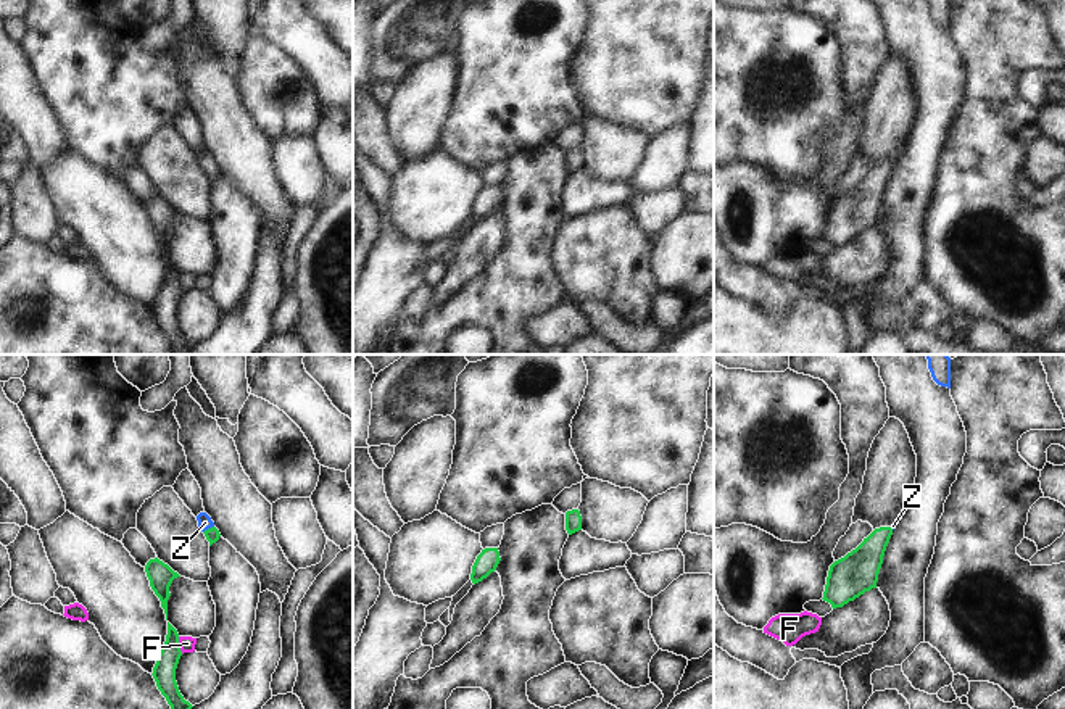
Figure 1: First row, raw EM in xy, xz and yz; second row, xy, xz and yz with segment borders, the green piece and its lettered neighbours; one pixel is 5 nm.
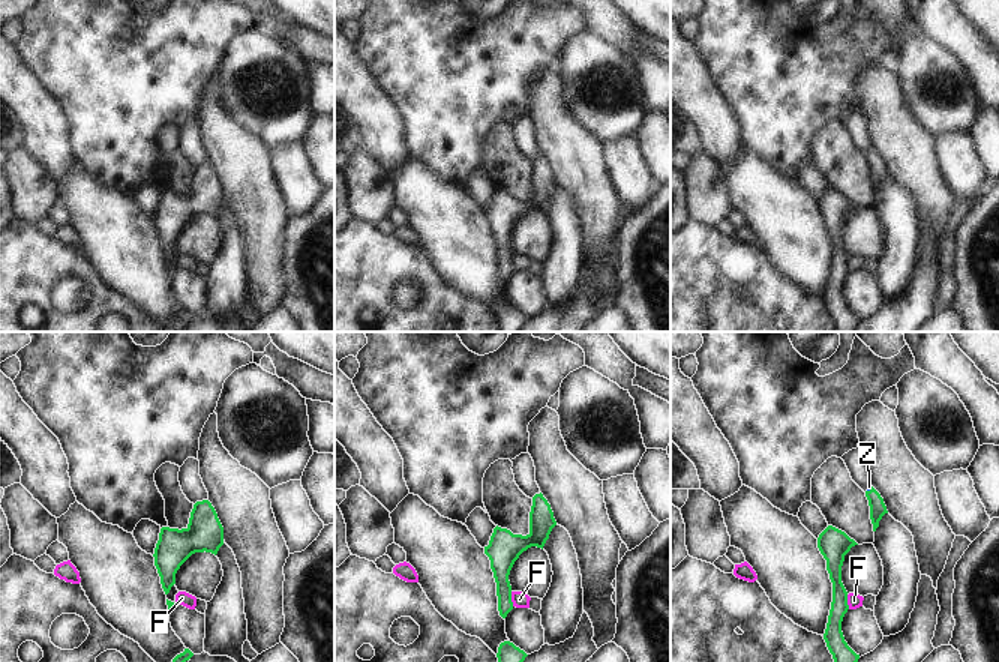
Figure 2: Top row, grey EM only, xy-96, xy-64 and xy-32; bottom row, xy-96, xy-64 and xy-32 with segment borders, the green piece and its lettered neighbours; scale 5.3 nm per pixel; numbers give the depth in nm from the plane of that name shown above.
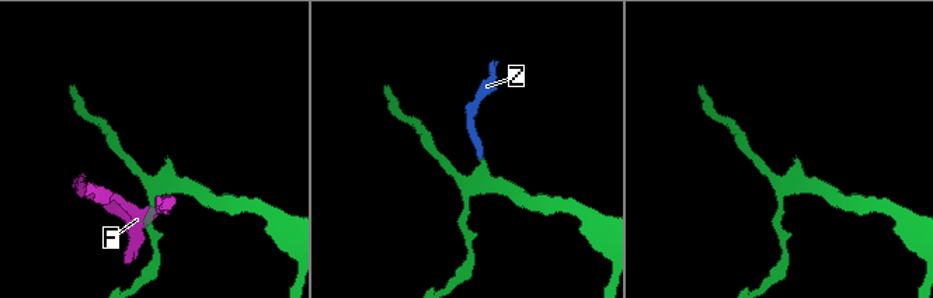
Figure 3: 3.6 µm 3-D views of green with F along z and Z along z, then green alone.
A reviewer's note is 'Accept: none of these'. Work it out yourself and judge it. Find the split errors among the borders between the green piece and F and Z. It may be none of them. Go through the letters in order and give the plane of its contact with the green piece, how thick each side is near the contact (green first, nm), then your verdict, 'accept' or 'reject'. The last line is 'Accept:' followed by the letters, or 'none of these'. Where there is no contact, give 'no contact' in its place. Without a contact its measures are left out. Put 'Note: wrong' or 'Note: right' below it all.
F: contact in xy; calibres 110 and 80 nm; reject
Z: contact in xy; calibres 70 and 70 nm; accept
Accept: Z
Note: wrong

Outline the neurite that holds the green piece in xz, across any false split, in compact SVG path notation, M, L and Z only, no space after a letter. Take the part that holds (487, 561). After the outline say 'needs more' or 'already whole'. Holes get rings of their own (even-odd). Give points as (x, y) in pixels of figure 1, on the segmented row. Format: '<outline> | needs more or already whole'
M498 548L482 549L482 553L477 556L477 559L472 566L472 574L470 574L472 583L474 585L479 583L483 578L487 578L491 572L495 572L499 561L501 561L501 558L499 558Z | already whole

